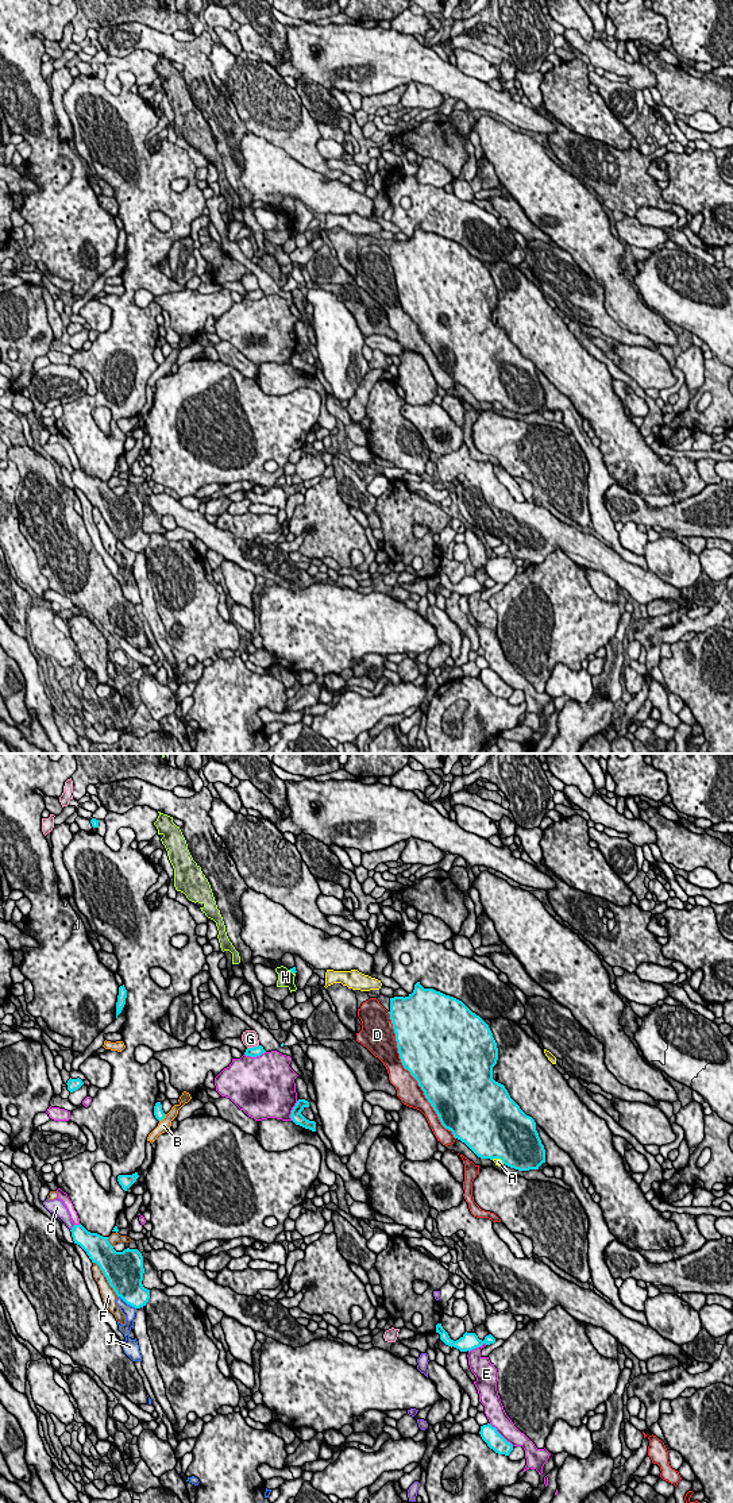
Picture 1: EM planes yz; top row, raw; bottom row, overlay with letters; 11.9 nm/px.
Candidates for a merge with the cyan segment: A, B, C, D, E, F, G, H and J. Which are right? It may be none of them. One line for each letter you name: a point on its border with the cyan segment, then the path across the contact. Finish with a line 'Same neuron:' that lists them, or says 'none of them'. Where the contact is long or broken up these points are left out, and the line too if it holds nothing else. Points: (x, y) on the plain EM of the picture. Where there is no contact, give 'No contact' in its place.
Same neuron: none of them

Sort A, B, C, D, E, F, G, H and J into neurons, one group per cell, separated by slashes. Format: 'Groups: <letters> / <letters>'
Groups: A / B / C / D / E / F / G / H / J

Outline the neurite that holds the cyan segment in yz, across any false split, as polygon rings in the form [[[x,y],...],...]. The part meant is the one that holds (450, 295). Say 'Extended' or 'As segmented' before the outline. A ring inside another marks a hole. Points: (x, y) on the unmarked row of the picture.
As segmented. [[[420,226],[408,240],[390,242],[389,258],[404,312],[417,324],[441,369],[455,382],[464,386],[478,401],[501,402],[505,409],[518,415],[539,413],[545,406],[545,393],[535,363],[520,352],[504,328],[493,323],[498,292],[489,269],[479,259],[462,244],[433,232],[424,232]]]

